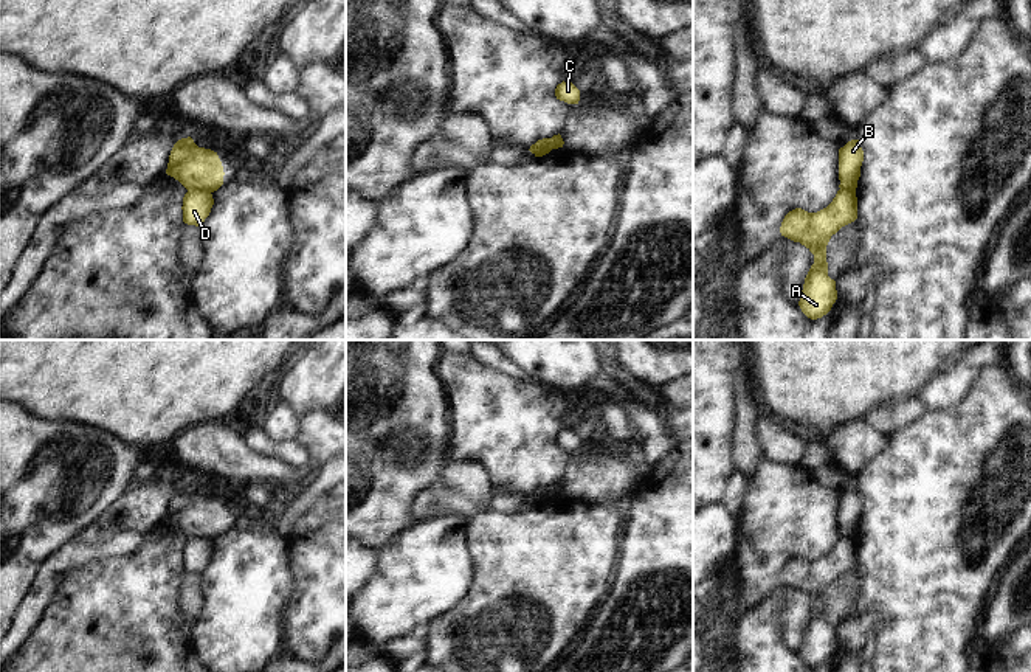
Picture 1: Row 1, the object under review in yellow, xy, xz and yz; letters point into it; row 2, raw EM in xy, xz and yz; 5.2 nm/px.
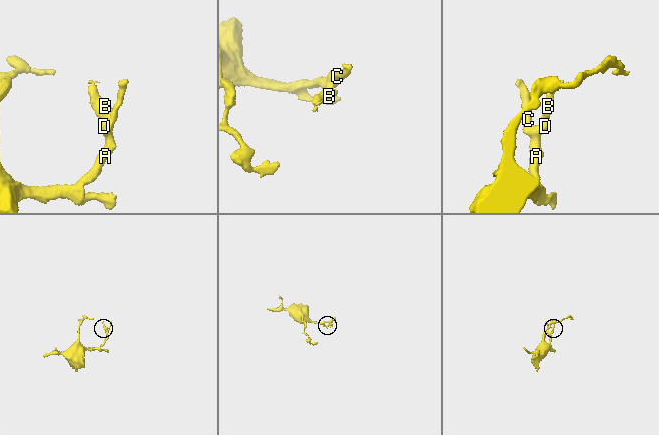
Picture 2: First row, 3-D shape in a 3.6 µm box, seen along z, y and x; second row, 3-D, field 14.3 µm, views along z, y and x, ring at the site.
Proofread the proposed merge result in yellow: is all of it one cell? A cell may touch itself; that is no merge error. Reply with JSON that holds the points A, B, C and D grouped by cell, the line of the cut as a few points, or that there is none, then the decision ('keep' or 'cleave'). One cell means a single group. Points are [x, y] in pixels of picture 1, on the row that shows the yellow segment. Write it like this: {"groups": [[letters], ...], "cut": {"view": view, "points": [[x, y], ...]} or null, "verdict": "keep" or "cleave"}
{"groups": [["A", "C", "D"], ["B"]], "cut": {"view": "xy", "points": [[188, 188], [203, 188], [210, 193]]}, "verdict": "cleave"}

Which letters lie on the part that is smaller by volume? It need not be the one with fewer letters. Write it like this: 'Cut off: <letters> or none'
Cut off: B

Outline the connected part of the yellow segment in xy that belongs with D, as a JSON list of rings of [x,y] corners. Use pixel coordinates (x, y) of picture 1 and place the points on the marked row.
[[[188,189],[183,197],[183,222],[202,227],[214,205],[212,194],[205,189]]]

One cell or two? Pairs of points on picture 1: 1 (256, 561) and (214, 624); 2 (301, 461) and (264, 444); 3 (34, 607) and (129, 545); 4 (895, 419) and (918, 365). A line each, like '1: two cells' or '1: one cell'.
1: one cell
2: one cell
3: one cell
4: two cells

